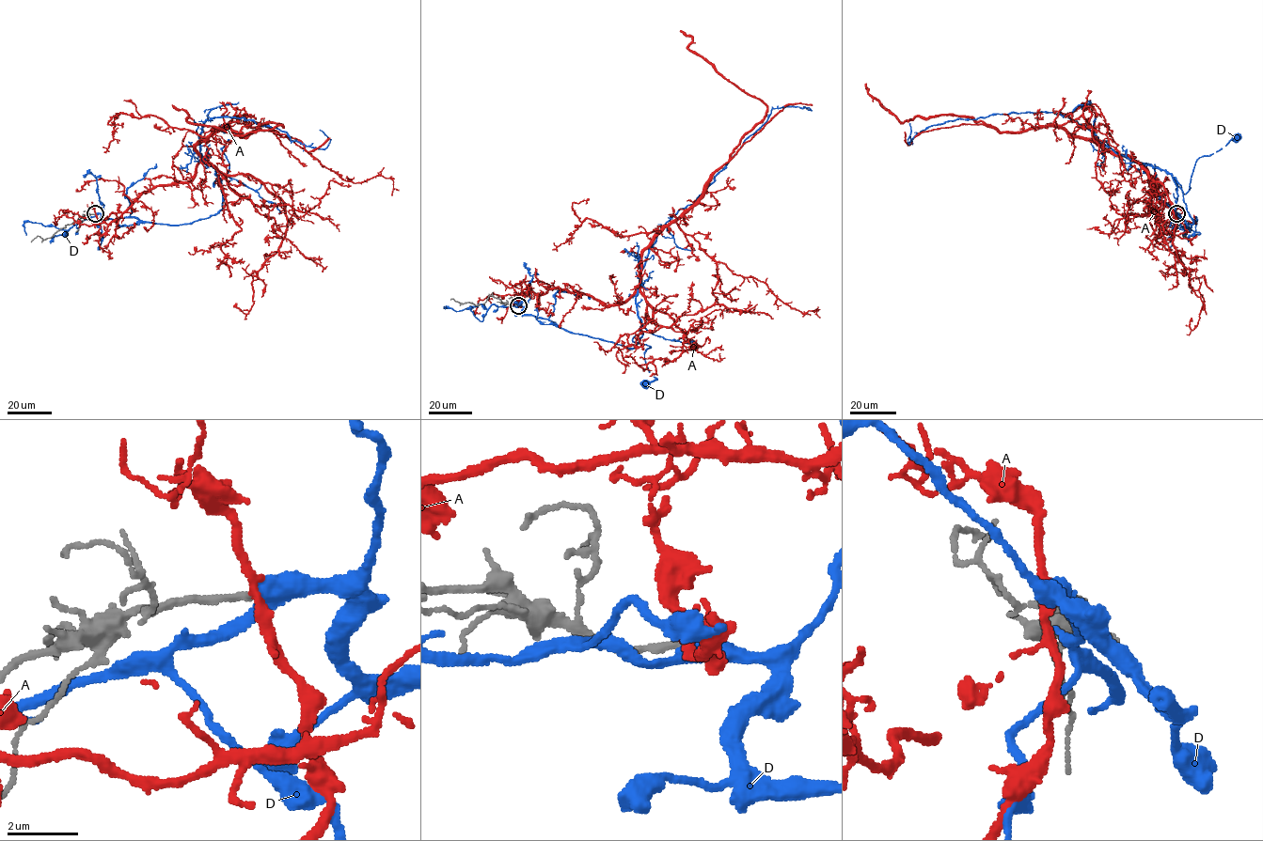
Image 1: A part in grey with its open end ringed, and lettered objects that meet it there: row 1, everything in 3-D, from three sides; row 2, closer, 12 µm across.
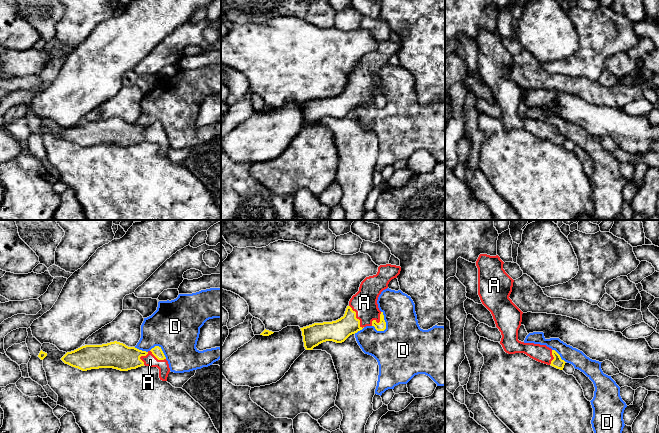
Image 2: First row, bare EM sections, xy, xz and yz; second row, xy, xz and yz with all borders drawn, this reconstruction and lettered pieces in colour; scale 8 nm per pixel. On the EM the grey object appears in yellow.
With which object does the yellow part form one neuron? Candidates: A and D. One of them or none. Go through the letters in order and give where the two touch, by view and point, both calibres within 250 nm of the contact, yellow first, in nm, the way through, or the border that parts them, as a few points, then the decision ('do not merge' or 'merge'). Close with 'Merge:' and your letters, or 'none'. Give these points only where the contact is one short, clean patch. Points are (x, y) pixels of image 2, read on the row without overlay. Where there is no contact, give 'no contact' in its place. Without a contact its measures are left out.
A: contact xz (355, 93); calibres 180 and 200 nm; way xz (338, 107), (355, 93), (363, 85), (364, 78); merge
D: contact xz (385, 100); calibres 80 and 440 nm; border xz (382, 87), (385, 104), (377, 107); do not merge
Merge: A

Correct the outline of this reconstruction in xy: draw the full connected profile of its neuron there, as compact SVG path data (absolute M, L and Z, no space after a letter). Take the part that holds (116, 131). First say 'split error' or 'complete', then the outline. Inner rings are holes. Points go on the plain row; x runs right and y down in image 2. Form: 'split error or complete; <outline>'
split error; M114 117L102 121L85 121L67 128L61 136L82 147L99 144L113 144L128 147L141 142L157 143L159 154L167 157L170 148L168 137L159 122L150 127L142 127Z

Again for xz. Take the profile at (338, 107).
split error; M380 41L376 51L366 53L361 58L359 67L350 75L343 93L336 97L314 99L300 104L305 125L313 126L326 117L342 119L366 102L374 102L377 107L384 107L386 98L383 88L378 84L377 76L400 47L400 42Z

